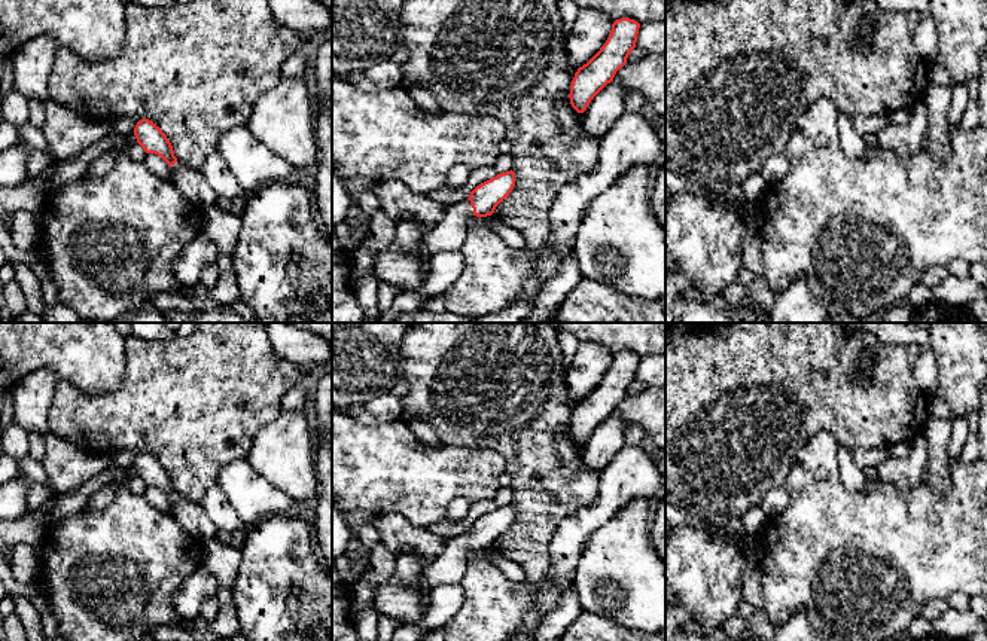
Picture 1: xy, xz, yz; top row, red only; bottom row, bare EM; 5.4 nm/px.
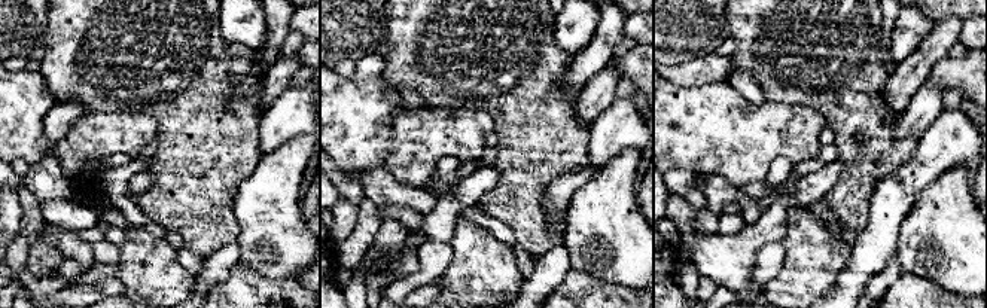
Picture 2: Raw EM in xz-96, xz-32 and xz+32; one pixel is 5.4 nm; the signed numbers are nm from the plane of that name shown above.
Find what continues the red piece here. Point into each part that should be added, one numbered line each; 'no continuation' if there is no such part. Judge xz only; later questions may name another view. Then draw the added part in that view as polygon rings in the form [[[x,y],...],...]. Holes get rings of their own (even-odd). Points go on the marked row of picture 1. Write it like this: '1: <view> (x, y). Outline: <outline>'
1: xz (405, 269). Outline: [[[470,201],[448,205],[442,220],[412,250],[387,245],[375,253],[372,274],[378,281],[389,283],[400,291],[420,291],[433,254],[445,250],[460,250],[467,236],[467,223],[473,216]]]

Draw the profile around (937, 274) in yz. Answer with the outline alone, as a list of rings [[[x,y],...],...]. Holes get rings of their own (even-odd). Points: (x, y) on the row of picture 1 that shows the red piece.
[[[933,266],[924,275],[921,283],[929,287],[936,287],[948,275],[947,266]]]

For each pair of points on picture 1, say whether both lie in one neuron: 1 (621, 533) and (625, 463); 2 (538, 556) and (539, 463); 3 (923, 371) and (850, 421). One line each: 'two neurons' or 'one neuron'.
1: two neurons
2: one neuron
3: two neurons

